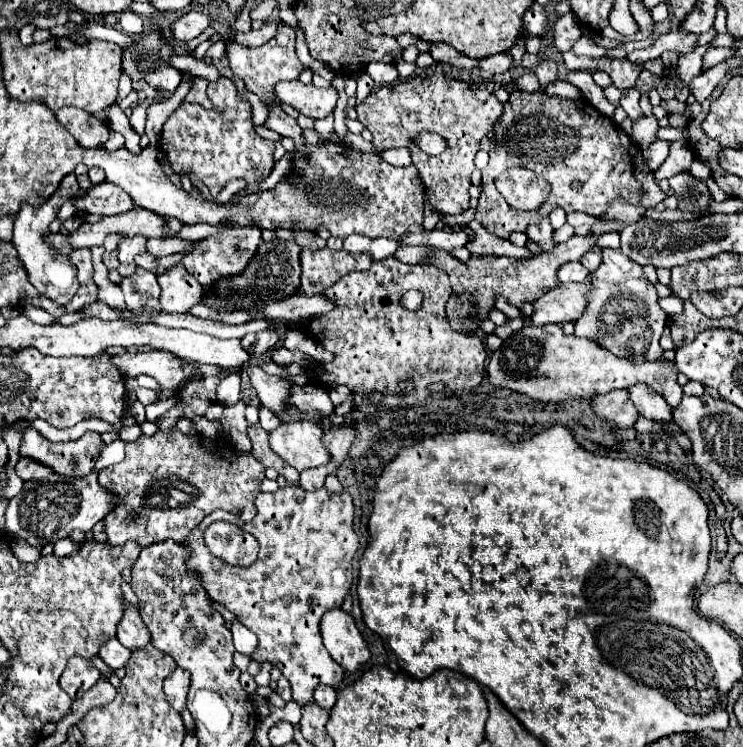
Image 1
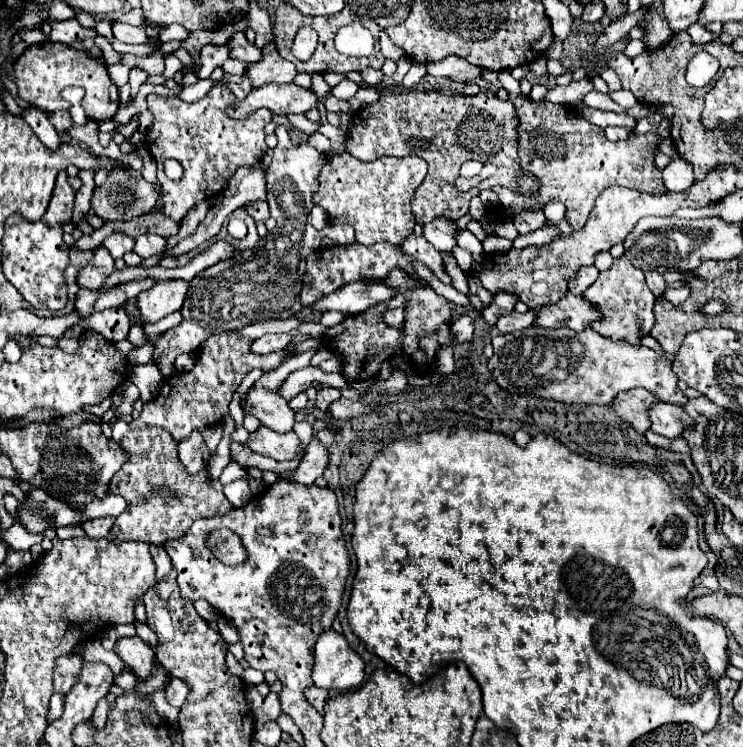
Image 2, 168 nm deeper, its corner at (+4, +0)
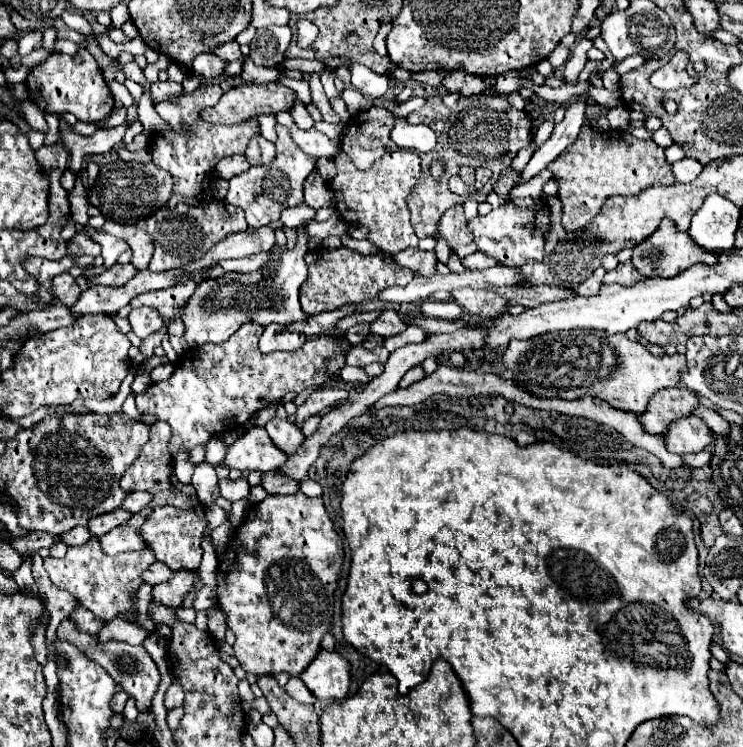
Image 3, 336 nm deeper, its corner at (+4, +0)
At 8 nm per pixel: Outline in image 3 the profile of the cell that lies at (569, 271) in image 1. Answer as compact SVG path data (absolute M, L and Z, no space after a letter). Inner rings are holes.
M597 267L597 269L591 273L591 277L585 279L585 281L577 287L577 293L579 293L579 295L593 295L593 293L597 293L599 287L601 287L603 275L605 275L605 269L603 269L603 267Z

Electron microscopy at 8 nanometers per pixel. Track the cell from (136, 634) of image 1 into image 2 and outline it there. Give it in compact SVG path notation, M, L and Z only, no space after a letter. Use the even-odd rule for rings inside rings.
M121 637L115 643L115 653L125 661L131 673L139 679L147 679L153 671L153 651L139 637Z

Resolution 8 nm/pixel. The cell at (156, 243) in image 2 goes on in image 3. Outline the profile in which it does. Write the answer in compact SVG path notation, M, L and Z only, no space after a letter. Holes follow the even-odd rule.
M107 221L103 225L103 231L113 233L121 239L127 239L127 243L133 251L131 263L135 265L135 269L147 269L147 265L153 257L153 251L155 251L155 243L153 243L153 239L149 237L147 231L143 231L135 225L119 225L119 223L113 223L113 221Z

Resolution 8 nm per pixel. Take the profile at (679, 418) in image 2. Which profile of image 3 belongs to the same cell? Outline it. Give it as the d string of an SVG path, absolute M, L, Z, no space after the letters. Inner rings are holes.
M689 415L687 419L677 419L671 427L667 427L665 435L665 447L671 453L693 453L709 447L713 443L711 429L695 415Z

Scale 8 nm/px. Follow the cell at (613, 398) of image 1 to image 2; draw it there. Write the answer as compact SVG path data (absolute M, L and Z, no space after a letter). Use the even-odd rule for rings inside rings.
M631 389L631 391L623 393L623 395L619 395L615 405L611 405L611 407L635 431L645 433L651 427L647 411L657 401L659 401L659 397L655 393L651 393L651 391L647 391L647 389Z

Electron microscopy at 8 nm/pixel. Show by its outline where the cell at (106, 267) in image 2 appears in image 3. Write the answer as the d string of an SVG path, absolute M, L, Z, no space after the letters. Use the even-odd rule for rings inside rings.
M63 273L63 275L57 275L53 279L53 295L61 303L67 303L71 307L75 303L75 299L79 299L81 287L77 285L77 281L69 273Z

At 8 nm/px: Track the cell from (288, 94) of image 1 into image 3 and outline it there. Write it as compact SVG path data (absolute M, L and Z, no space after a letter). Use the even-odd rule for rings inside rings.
M245 83L229 89L215 107L201 113L207 123L243 123L257 115L275 115L279 111L291 111L295 105L295 93L285 85L257 85Z

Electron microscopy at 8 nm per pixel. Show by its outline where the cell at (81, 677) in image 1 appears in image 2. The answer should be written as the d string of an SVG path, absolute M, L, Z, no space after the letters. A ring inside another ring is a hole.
M63 655L57 657L55 661L55 671L53 671L53 683L55 683L55 691L65 695L67 689L71 689L71 683L75 683L75 677L79 673L83 659L81 655Z

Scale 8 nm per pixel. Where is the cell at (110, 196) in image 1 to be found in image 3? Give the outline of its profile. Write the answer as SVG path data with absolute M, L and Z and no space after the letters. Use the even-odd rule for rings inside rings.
M117 159L99 169L95 187L89 193L89 201L101 211L101 215L107 221L137 225L141 219L153 215L167 203L167 199L171 197L171 187L173 187L171 175L167 175L167 171L155 167L153 163L137 163L137 161L125 163Z

